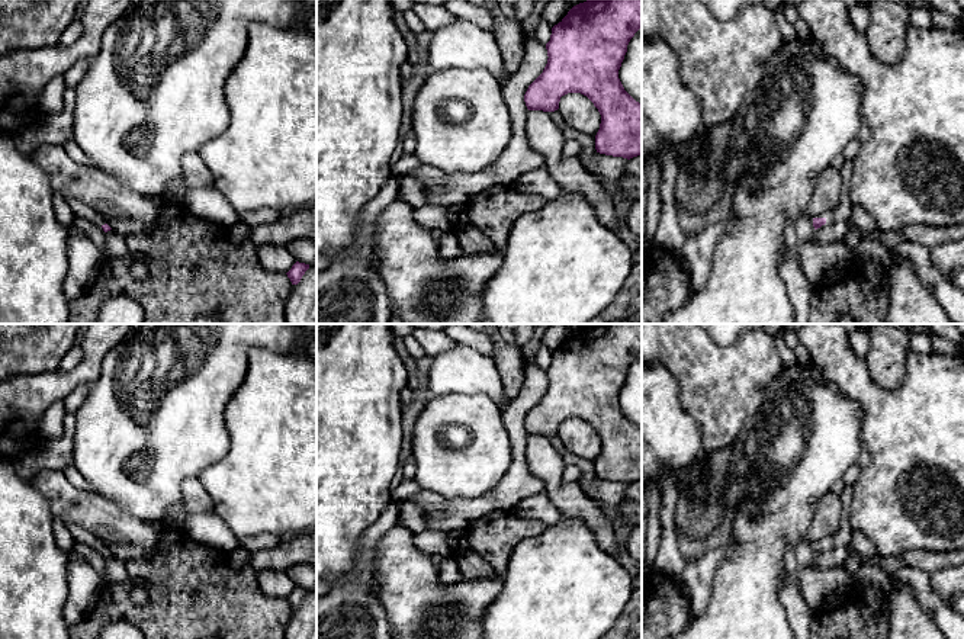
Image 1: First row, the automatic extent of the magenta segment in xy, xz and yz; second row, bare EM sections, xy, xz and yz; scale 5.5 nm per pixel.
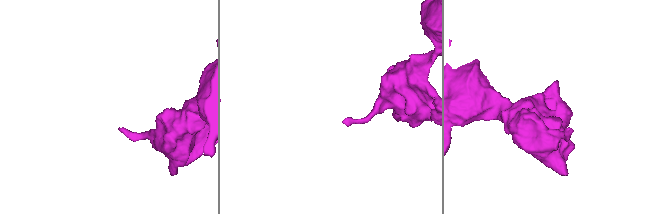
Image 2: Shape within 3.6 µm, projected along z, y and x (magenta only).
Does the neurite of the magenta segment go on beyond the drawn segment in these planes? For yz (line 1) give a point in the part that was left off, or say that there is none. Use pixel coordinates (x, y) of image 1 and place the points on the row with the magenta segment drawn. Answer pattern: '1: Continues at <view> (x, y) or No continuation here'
1: No continuation here

